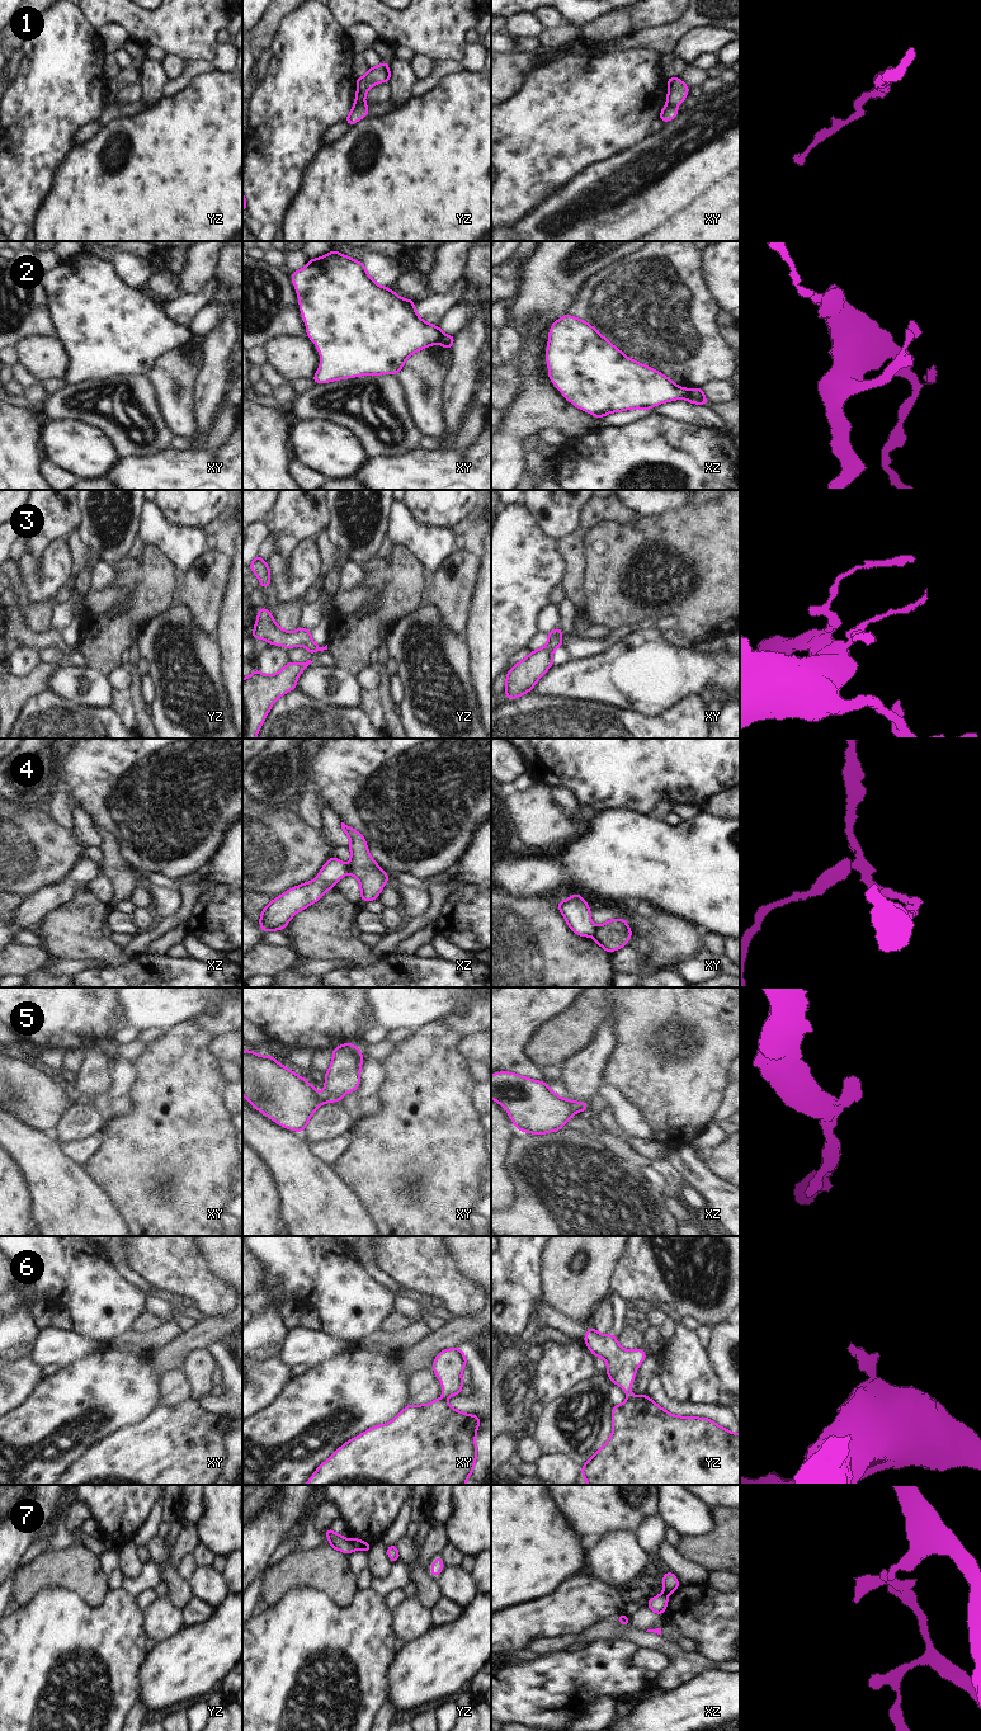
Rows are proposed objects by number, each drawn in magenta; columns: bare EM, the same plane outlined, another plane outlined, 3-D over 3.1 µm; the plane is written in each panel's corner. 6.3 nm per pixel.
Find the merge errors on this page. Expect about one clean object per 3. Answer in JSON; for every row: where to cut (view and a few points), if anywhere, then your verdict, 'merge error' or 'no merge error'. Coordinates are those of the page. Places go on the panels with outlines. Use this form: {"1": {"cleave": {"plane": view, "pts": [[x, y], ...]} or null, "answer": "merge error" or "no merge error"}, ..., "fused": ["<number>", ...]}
{"1": {"cleave": {"plane": "yz", "pts": [[363, 100], [355, 104]]}, "answer": "merge error"}, "2": {"cleave": {"plane": "xz", "pts": [[691, 390], [684, 397]]}, "answer": "merge error"}, "3": {"cleave": null, "answer": "no merge error"}, "4": {"cleave": {"plane": "xy", "pts": [[597, 927], [592, 935]]}, "answer": "merge error"}, "5": {"cleave": {"plane": "xz", "pts": [[569, 1100], [575, 1109]]}, "answer": "merge error"}, "6": {"cleave": {"plane": "yz", "pts": [[631, 1395], [628, 1397]]}, "answer": "merge error"}, "7": {"cleave": {"plane": "yz", "pts": [[352, 1541], [355, 1548]]}, "answer": "merge error"}, "fused": ["1", "2", "4", "5", "6", "7"]}

